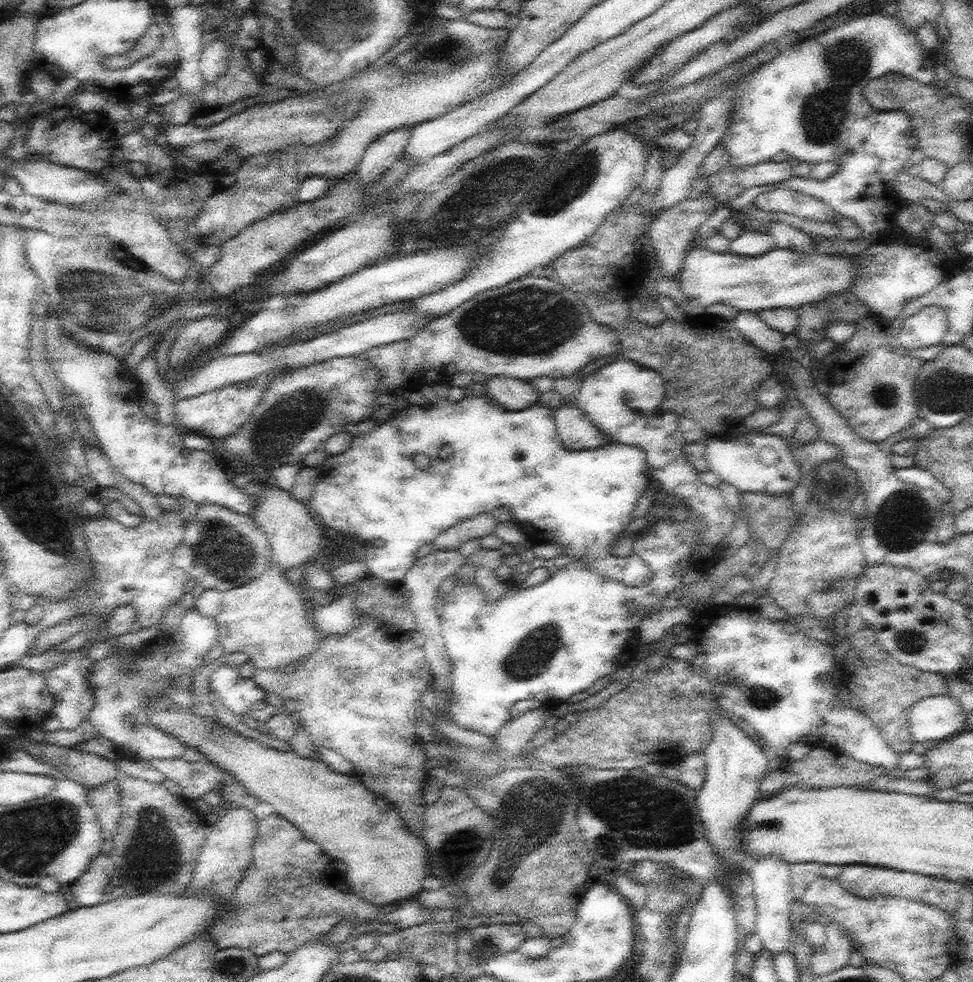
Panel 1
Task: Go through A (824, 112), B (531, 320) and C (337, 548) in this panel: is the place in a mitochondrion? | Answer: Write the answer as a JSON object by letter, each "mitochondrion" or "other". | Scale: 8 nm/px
{"A":"mitochondrion","B":"mitochondrion","C":"other"}

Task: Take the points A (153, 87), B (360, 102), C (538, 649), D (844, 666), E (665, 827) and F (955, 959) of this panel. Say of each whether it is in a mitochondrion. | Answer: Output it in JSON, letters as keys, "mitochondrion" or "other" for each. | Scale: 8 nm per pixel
{"A":"other","B":"other","C":"mitochondrion","D":"other","E":"mitochondrion","F":"other"}

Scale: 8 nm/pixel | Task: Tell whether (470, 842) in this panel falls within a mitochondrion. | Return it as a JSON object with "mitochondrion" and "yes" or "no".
{"mitochondrion":"yes"}

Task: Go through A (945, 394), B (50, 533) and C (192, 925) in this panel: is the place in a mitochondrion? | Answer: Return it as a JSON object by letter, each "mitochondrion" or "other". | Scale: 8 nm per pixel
{"A":"mitochondrion","B":"mitochondrion","C":"other"}

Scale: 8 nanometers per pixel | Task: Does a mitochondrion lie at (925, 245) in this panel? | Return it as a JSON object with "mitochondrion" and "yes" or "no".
{"mitochondrion":"no"}

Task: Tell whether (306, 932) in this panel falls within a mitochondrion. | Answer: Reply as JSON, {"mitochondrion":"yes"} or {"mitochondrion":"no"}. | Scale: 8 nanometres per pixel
{"mitochondrion":"no"}

